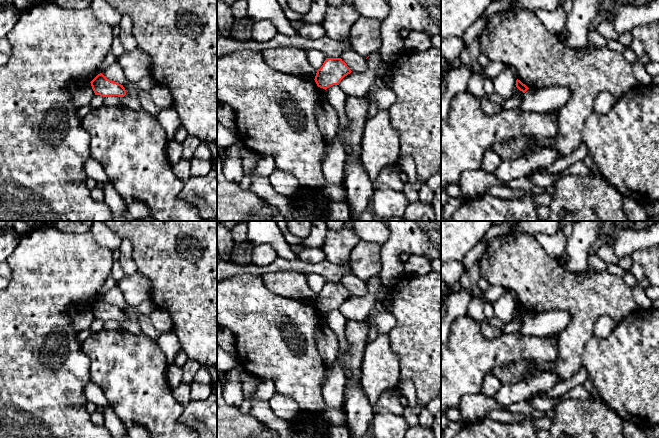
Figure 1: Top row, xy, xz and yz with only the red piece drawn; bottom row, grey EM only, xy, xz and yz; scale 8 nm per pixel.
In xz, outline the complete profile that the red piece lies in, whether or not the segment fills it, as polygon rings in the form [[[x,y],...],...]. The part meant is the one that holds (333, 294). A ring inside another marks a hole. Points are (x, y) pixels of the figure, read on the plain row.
[[[326,282],[320,293],[317,294],[315,306],[318,311],[327,313],[339,309],[340,305],[352,295],[341,282]]]

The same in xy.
[[[102,297],[98,298],[90,307],[95,319],[103,321],[124,321],[126,319],[123,309],[107,303]]]

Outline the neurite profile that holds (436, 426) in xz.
[[[441,409],[435,414],[431,429],[435,438],[441,438]]]

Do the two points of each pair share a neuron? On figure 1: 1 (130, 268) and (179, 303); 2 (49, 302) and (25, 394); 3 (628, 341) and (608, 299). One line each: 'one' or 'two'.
1: two
2: one
3: two

